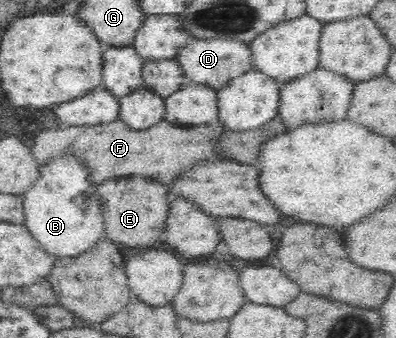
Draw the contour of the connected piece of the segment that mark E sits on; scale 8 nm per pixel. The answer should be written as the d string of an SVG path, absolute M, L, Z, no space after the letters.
M141 175L114 178L115 180L105 180L97 188L99 202L101 202L101 214L105 218L107 238L125 248L151 246L153 242L159 240L163 226L165 226L165 216L169 210L167 186Z

